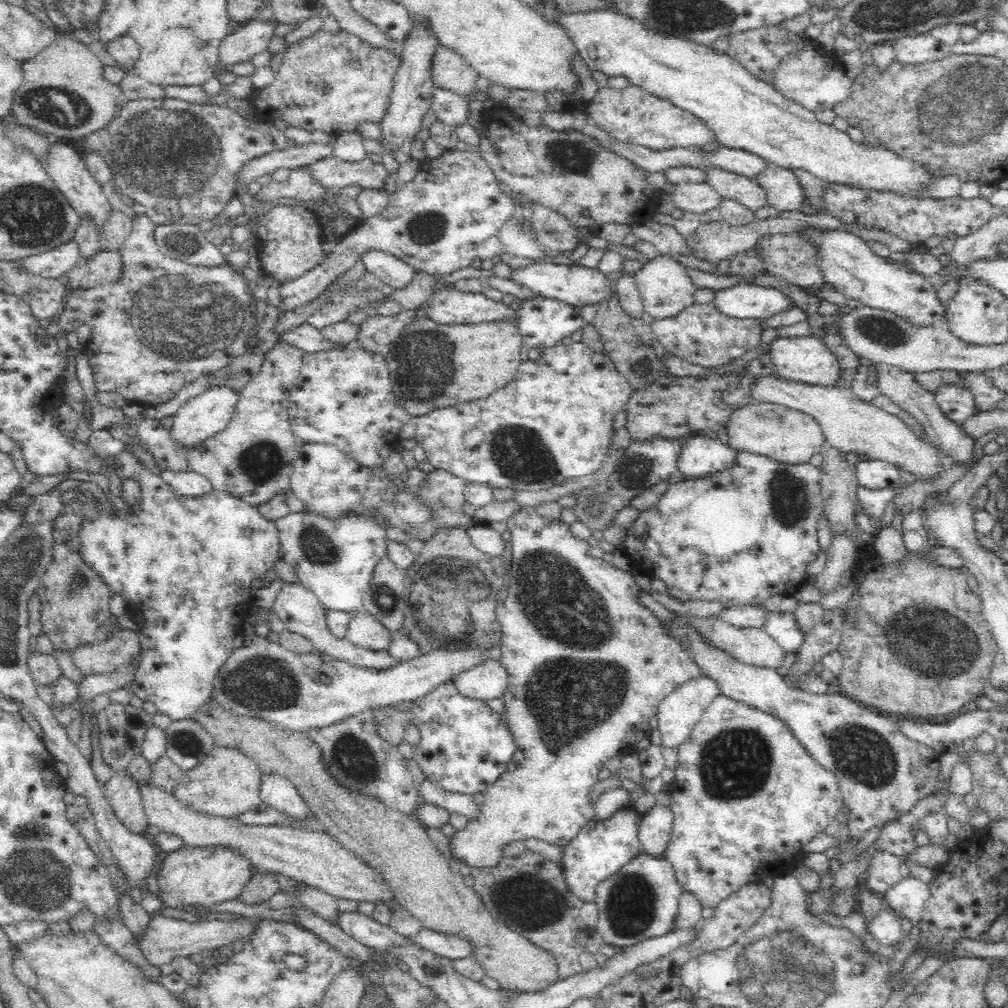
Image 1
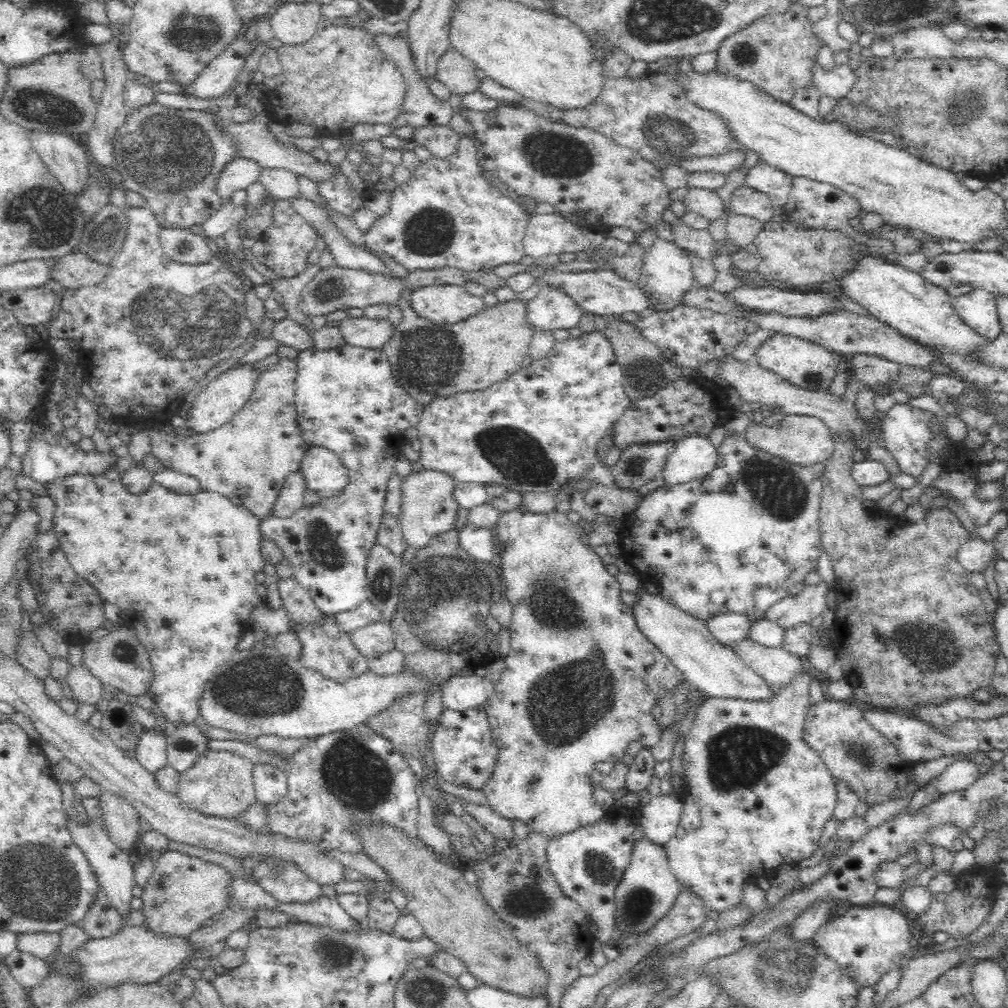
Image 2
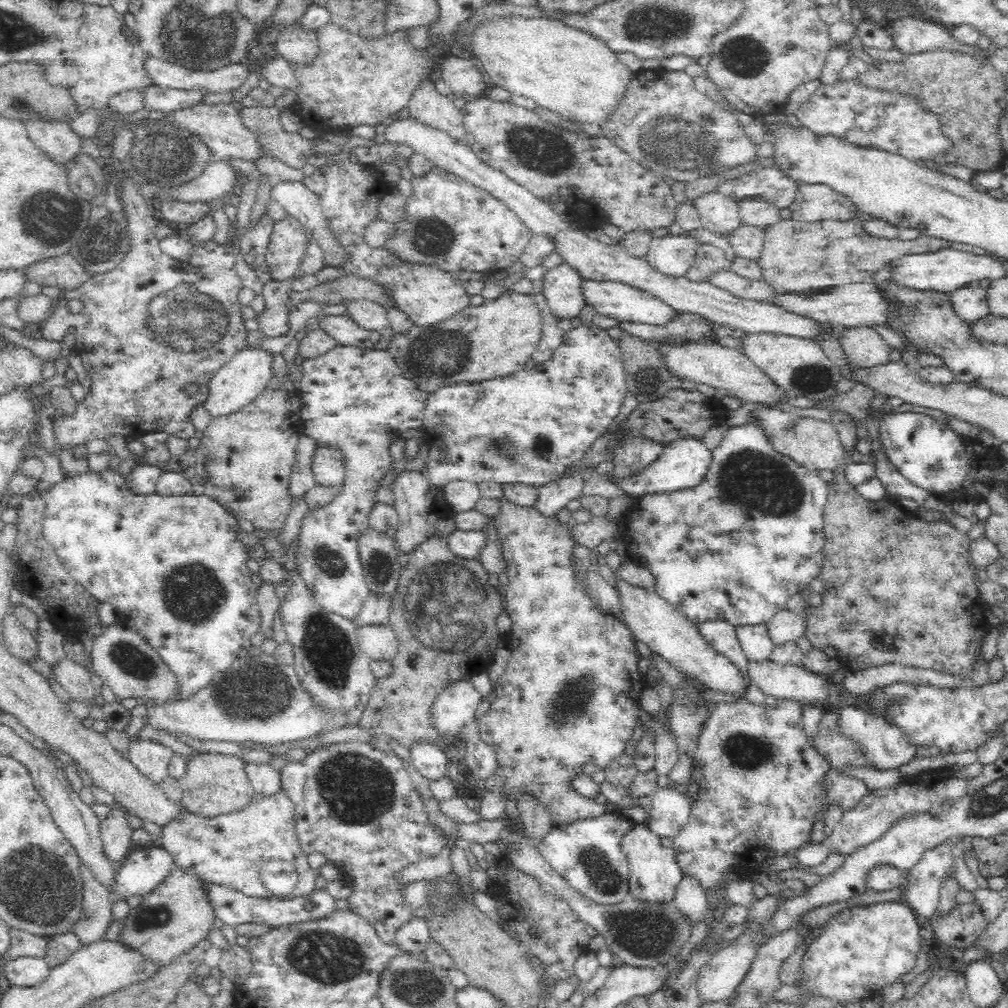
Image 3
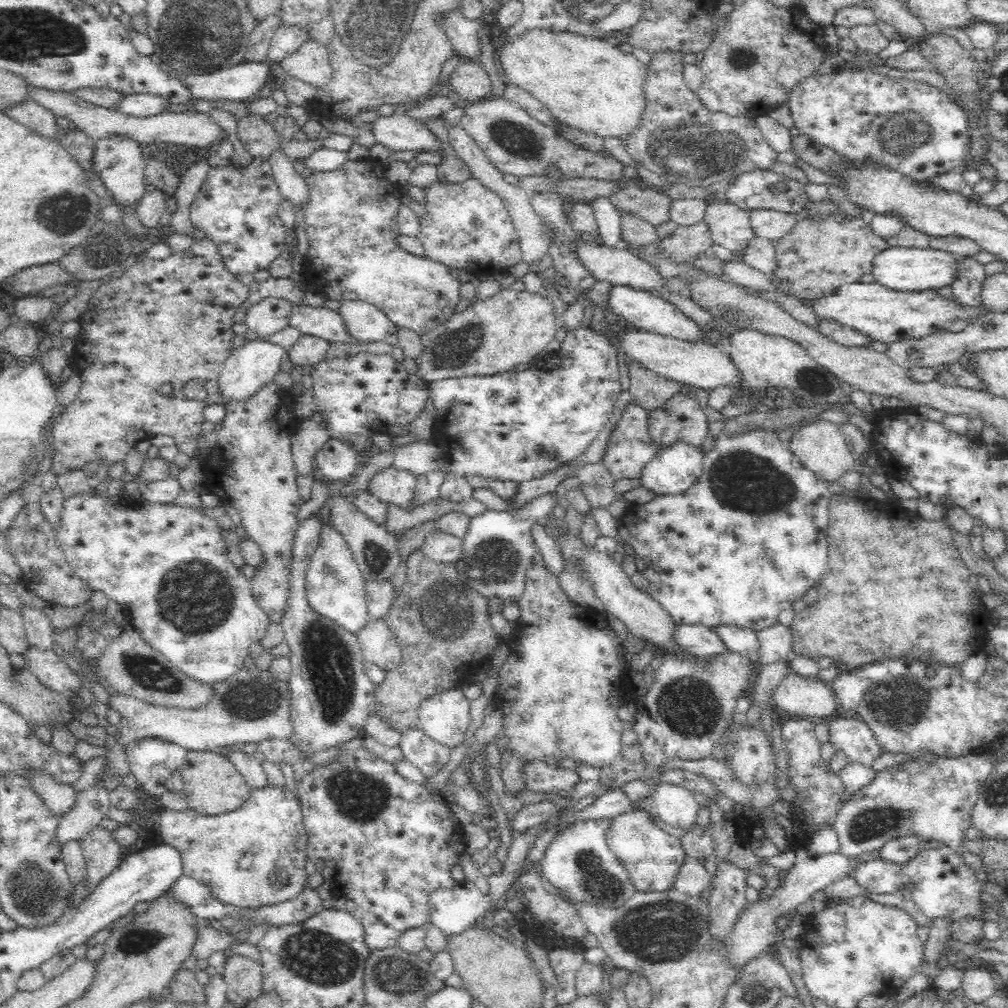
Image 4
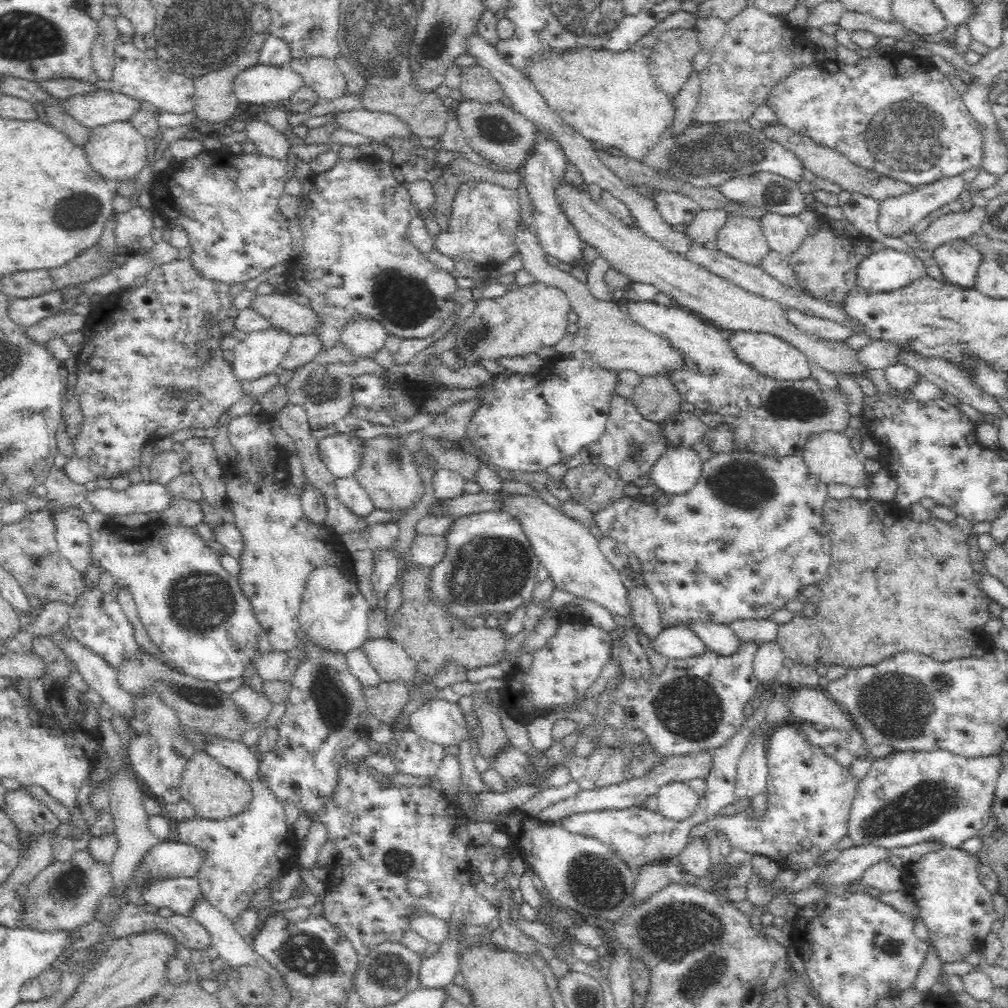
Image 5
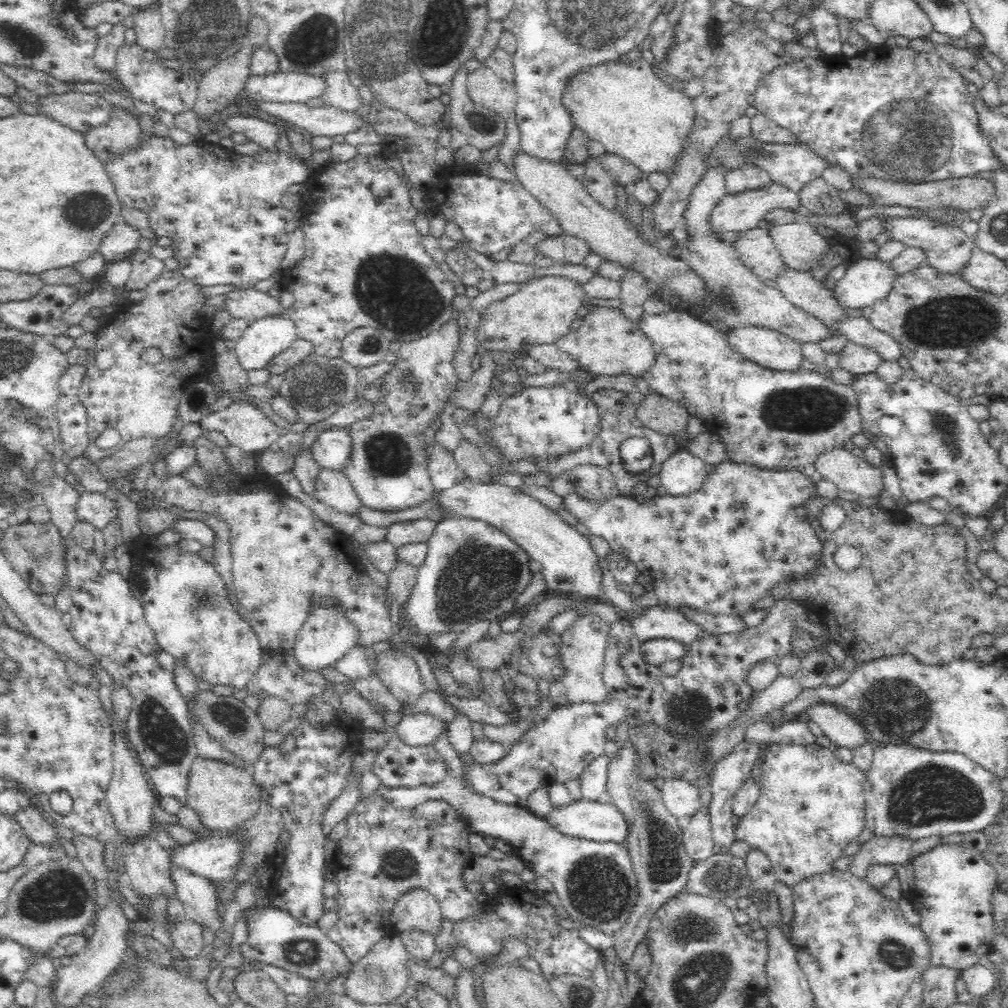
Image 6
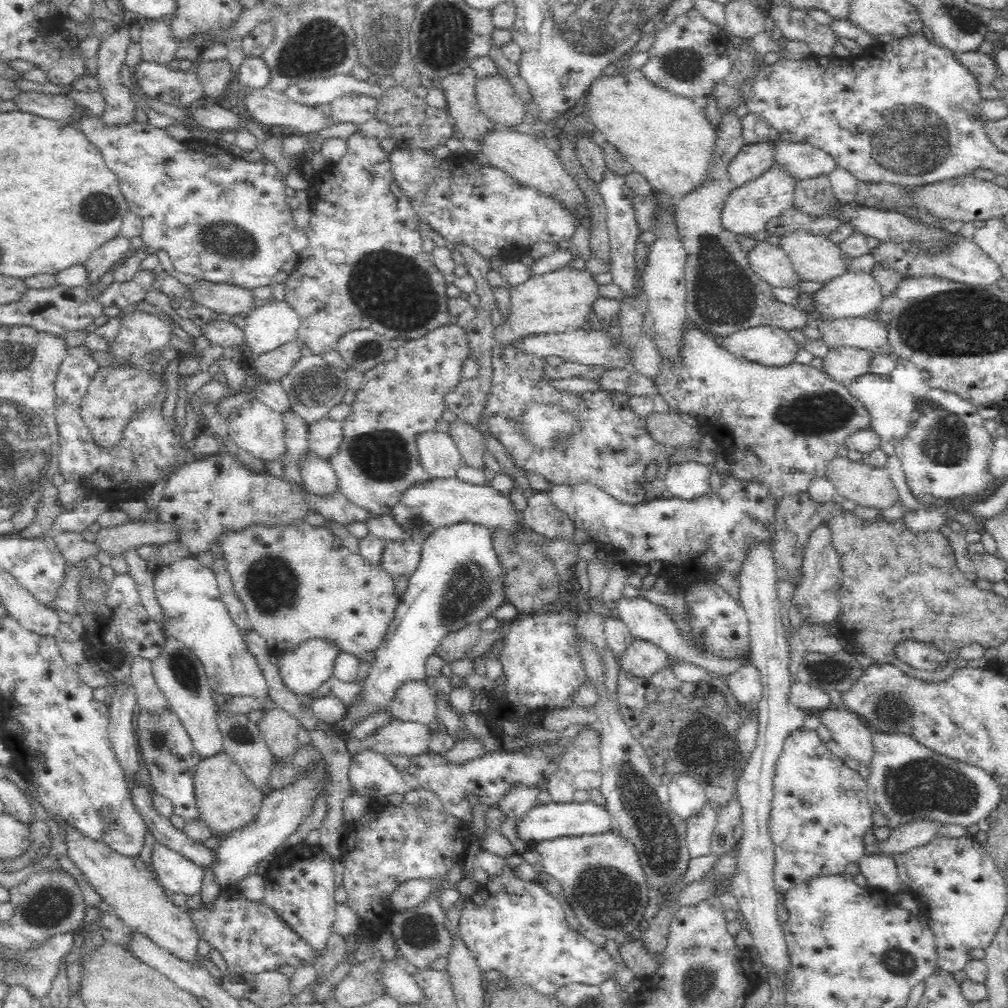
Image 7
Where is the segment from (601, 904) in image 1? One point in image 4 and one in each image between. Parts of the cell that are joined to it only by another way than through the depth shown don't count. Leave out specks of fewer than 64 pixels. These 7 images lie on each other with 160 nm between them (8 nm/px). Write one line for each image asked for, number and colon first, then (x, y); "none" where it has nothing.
2: (648, 891)
3: (654, 875)
4: (653, 858)

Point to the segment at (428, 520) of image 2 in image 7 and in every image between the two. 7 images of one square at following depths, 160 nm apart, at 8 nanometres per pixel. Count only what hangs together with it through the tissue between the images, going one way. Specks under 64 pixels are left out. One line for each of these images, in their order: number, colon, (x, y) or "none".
3: (420, 504)
4: (389, 485)
5: (387, 472)
6: (387, 468)
7: (378, 462)

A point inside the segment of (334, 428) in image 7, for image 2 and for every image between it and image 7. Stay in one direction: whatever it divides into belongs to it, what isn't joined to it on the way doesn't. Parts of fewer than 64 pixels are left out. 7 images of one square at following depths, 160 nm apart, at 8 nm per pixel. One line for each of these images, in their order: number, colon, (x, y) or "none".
2: (323, 472)
3: (327, 466)
4: (336, 460)
5: (342, 453)
6: (332, 449)

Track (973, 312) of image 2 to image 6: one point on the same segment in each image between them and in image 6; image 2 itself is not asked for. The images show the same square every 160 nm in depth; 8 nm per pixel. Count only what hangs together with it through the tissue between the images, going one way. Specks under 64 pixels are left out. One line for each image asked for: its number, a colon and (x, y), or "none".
3: (970, 303)
4: (967, 289)
5: (958, 262)
6: (948, 249)

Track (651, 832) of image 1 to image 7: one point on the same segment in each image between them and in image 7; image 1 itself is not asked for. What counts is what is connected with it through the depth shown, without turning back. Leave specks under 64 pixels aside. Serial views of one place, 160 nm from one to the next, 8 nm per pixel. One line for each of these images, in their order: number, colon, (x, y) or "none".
2: (659, 817)
3: (670, 809)
4: (675, 805)
5: (677, 801)
6: (682, 799)
7: (686, 795)

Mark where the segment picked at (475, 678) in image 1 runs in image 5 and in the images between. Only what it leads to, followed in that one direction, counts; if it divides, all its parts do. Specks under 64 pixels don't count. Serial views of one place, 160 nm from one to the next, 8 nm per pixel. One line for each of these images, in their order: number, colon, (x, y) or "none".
2: (459, 692)
3: (457, 703)
4: (445, 717)
5: (437, 720)

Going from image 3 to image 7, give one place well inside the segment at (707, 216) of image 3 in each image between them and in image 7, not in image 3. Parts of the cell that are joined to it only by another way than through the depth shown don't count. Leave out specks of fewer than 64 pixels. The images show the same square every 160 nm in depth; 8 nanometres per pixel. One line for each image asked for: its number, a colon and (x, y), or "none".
4: (729, 225)
5: (741, 237)
6: (754, 248)
7: (768, 261)

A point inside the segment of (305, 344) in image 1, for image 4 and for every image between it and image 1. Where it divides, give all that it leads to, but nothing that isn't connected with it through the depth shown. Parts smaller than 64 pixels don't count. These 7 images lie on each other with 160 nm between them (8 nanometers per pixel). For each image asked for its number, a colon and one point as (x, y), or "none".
2: (286, 332)
3: (273, 321)
4: (270, 315)

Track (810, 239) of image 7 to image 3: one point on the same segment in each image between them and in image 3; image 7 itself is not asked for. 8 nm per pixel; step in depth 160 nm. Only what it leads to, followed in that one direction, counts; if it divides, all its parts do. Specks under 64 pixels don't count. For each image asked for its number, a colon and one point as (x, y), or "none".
3: (754, 210)
4: (771, 224)
5: (782, 233)
6: (799, 244)

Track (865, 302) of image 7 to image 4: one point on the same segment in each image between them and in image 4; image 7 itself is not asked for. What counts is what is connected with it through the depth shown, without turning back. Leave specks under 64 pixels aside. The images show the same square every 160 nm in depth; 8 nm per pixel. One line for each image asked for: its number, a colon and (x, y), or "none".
4: (898, 268)
5: (889, 269)
6: (866, 280)

